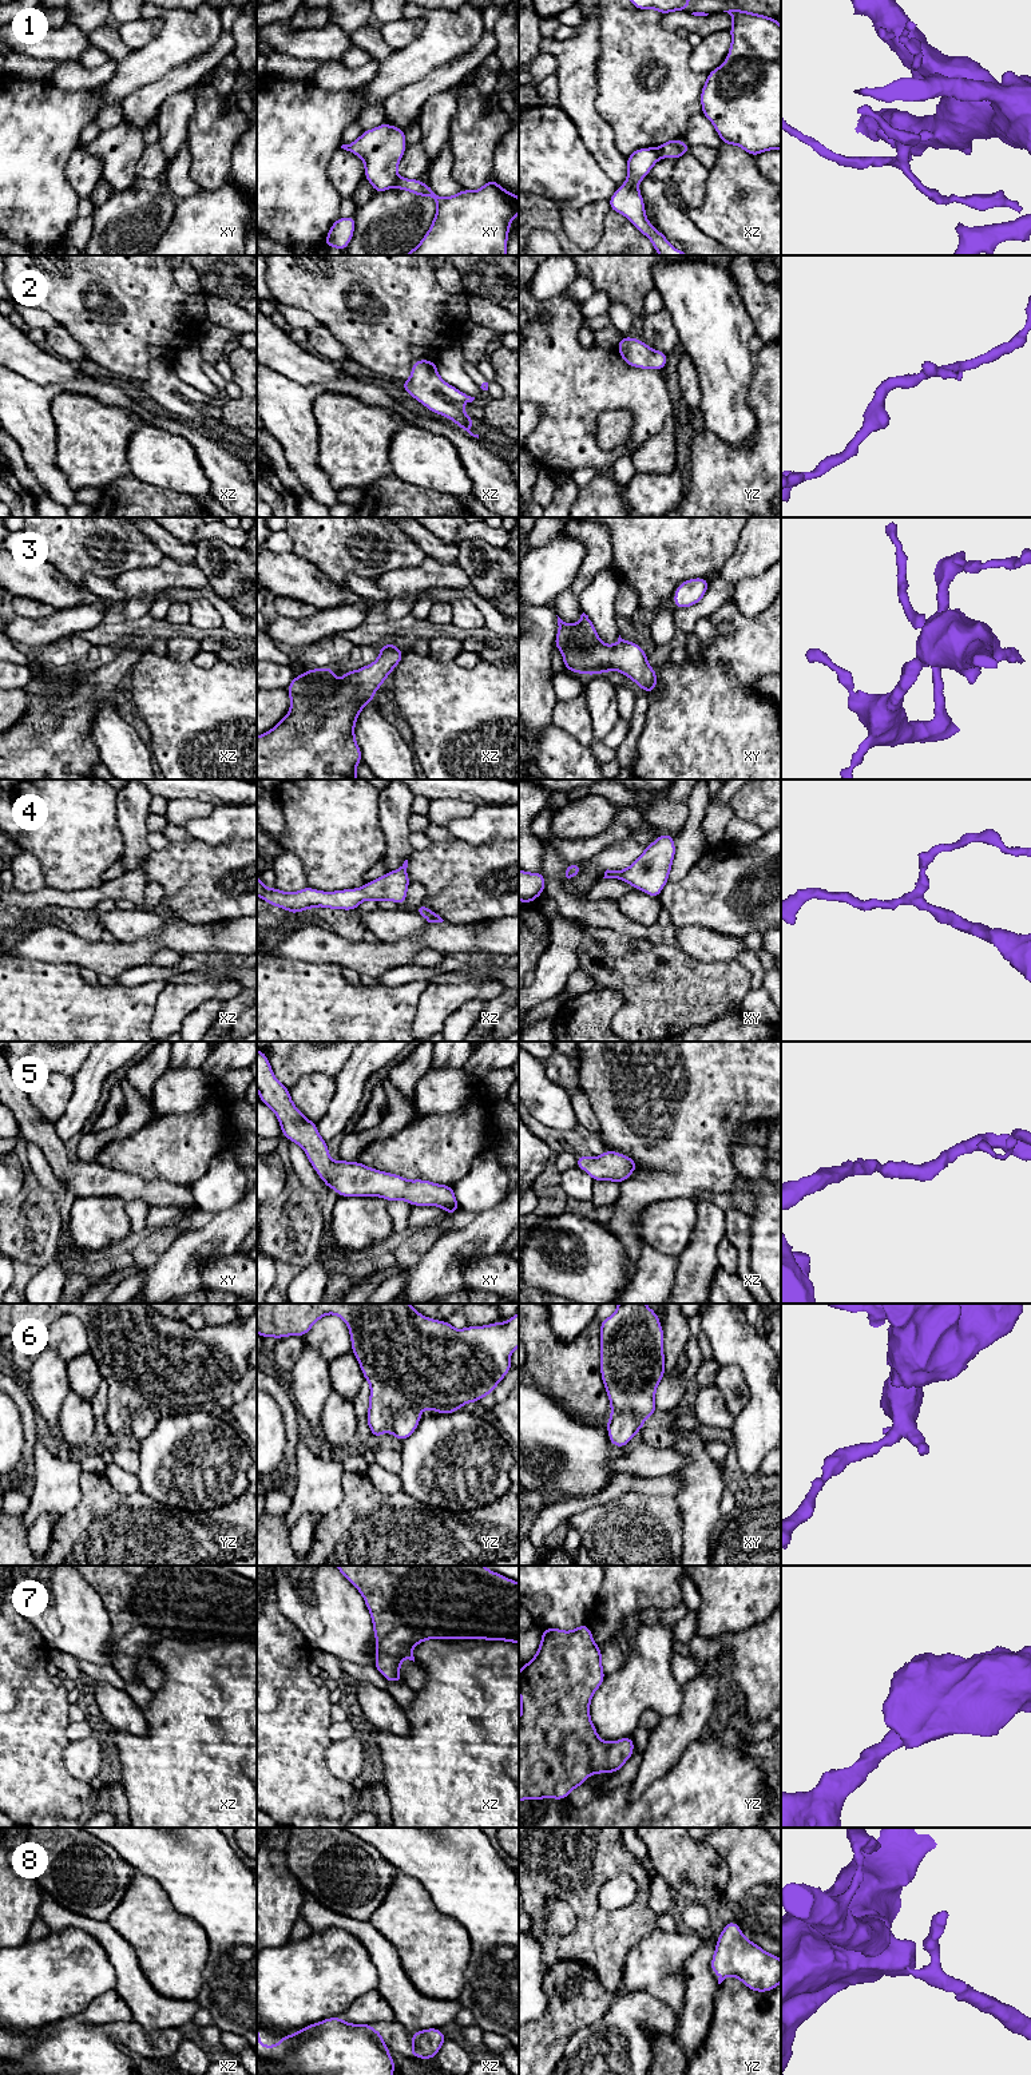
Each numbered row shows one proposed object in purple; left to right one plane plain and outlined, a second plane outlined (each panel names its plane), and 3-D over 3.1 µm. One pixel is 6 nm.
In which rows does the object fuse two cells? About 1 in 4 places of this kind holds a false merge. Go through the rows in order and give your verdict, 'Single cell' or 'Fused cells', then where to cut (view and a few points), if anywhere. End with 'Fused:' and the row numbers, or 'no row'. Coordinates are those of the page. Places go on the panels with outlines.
1: Fused cells. Split along xz (655, 149), (659, 158)
2: Single cell. No split
3: Single cell. No split
4: Single cell. No split
5: Single cell. No split
6: Fused cells. Split along yz (419, 1411), (401, 1411), (387, 1429)
7: Single cell. No split
8: Single cell. No split
Fused: 1, 6

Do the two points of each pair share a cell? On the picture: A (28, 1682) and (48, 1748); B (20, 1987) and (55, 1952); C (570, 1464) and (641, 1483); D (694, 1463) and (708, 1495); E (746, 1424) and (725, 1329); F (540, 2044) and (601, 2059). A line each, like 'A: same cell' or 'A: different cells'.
A: same cell
B: same cell
C: different cells
D: same cell
E: same cell
F: different cells

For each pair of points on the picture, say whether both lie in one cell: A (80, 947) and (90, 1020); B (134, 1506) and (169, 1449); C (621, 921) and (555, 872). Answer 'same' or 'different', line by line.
A: different
B: different
C: same

